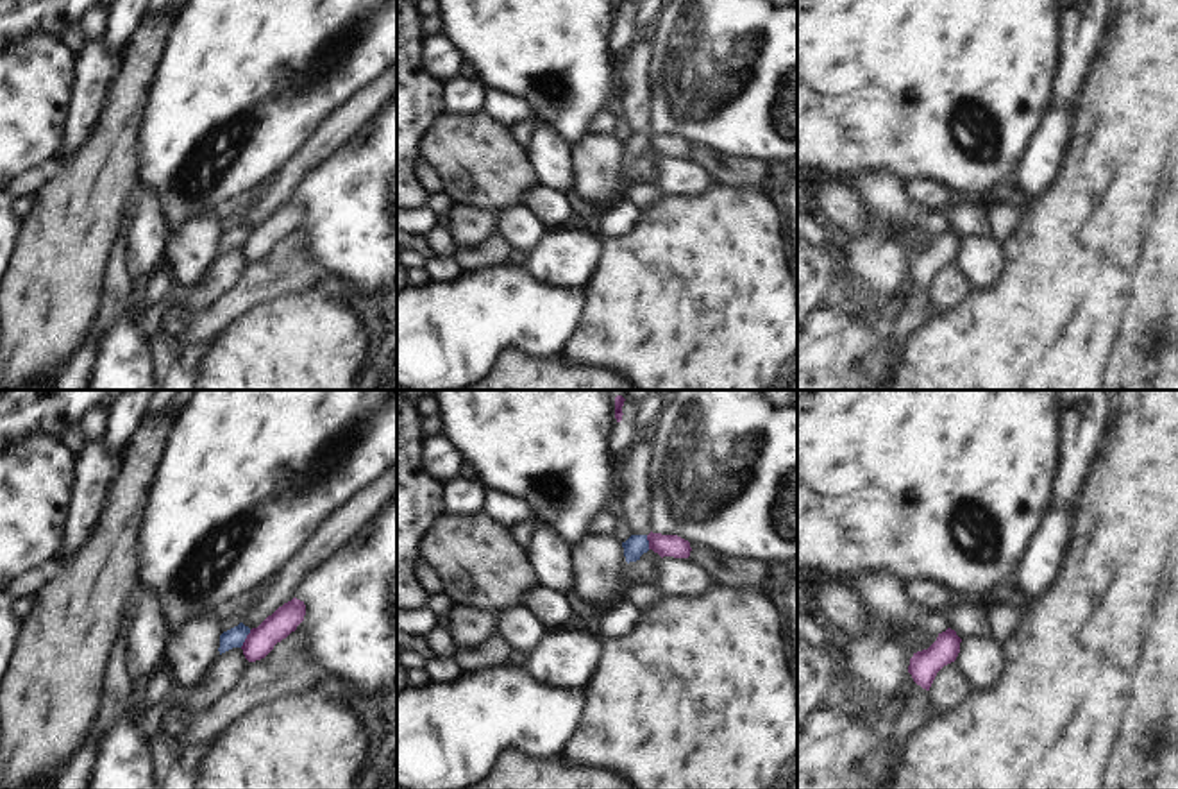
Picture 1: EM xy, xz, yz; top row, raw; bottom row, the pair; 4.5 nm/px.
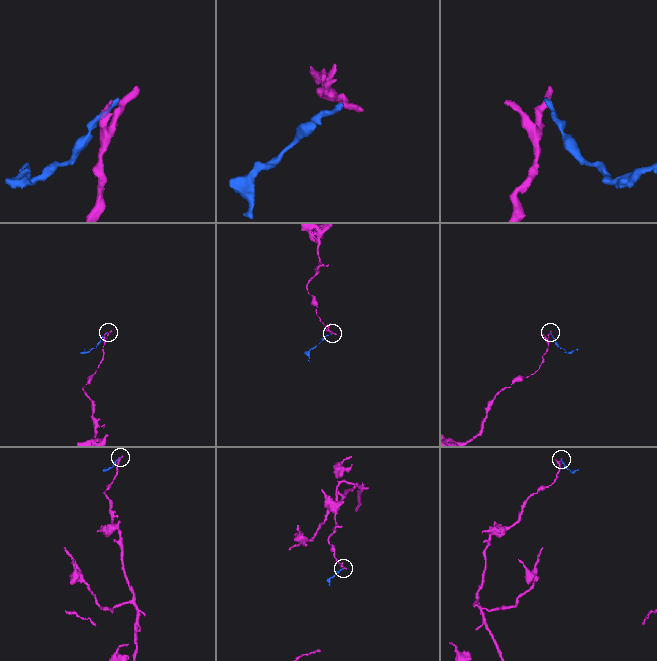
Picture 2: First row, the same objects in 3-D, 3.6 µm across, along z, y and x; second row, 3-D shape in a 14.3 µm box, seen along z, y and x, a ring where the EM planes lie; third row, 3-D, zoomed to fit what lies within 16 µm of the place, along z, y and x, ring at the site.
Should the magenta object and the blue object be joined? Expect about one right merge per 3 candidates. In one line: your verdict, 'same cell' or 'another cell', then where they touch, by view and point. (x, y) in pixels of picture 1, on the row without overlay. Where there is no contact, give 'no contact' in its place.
another cell | xy (245, 238)

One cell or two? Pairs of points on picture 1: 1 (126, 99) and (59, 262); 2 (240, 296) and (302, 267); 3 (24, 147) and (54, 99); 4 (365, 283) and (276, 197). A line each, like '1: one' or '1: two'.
1: one
2: one
3: one
4: two

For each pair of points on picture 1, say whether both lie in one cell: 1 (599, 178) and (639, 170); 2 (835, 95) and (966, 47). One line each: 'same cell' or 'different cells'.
1: different cells
2: same cell

